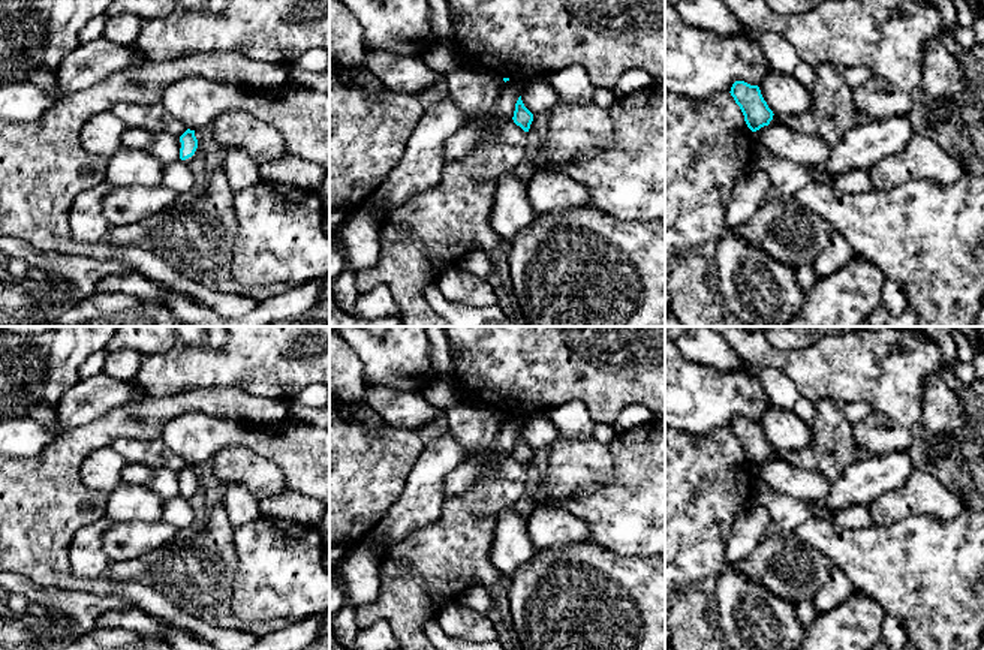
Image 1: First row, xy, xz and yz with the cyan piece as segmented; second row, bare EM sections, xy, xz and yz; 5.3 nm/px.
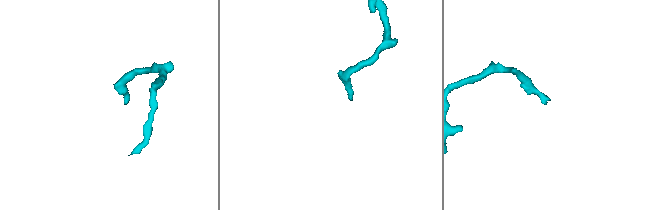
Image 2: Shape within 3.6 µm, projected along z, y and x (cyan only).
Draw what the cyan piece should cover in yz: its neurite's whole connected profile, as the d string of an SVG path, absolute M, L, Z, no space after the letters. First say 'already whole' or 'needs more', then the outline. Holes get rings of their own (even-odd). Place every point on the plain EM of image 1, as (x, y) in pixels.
already whole; M735 416L729 428L740 442L744 457L752 467L770 460L774 449L764 436L758 421Z

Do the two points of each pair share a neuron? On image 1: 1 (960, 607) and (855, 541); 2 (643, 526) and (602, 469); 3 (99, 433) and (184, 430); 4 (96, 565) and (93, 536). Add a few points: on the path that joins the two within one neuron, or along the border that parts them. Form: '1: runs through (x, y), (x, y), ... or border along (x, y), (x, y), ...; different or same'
1: runs through (935, 581), (921, 569), (881, 562); same
2: border along (607, 445), (613, 477), (577, 493); different
3: border along (192, 412), (171, 418), (159, 438); different
4: runs through (93, 557), (93, 544); same

